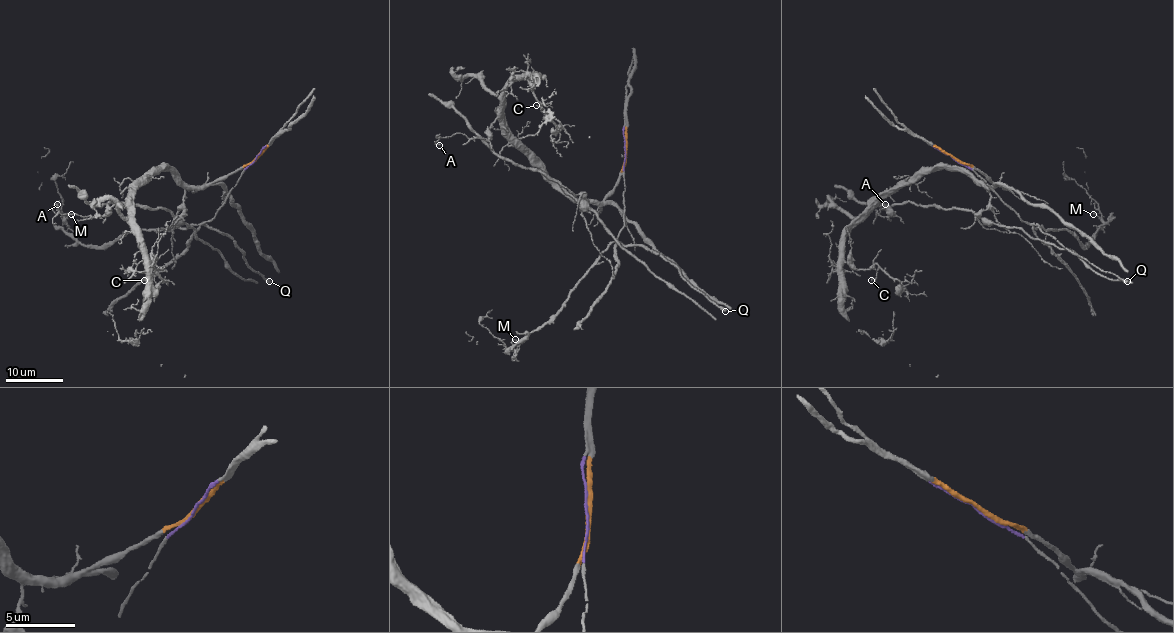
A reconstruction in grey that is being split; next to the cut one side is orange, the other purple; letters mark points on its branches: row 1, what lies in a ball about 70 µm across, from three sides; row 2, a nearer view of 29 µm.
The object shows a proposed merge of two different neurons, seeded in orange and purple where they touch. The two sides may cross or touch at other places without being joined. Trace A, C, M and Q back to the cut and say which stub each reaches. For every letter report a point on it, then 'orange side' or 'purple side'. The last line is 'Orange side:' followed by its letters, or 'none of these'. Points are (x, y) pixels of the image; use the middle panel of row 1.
A: at (439, 145); orange side
C: at (536, 105); orange side
M: at (515, 339); purple side
Q: at (725, 311); purple side
Orange side: A, C

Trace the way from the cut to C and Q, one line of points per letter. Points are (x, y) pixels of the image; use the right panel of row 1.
C: (953, 158), (993, 185), (956, 170), (919, 170), (880, 200), (844, 246), (856, 268), (877, 266), (871, 280)
Q: (952, 158), (973, 168), (1021, 220), (1039, 227), (1096, 267), (1128, 281)

